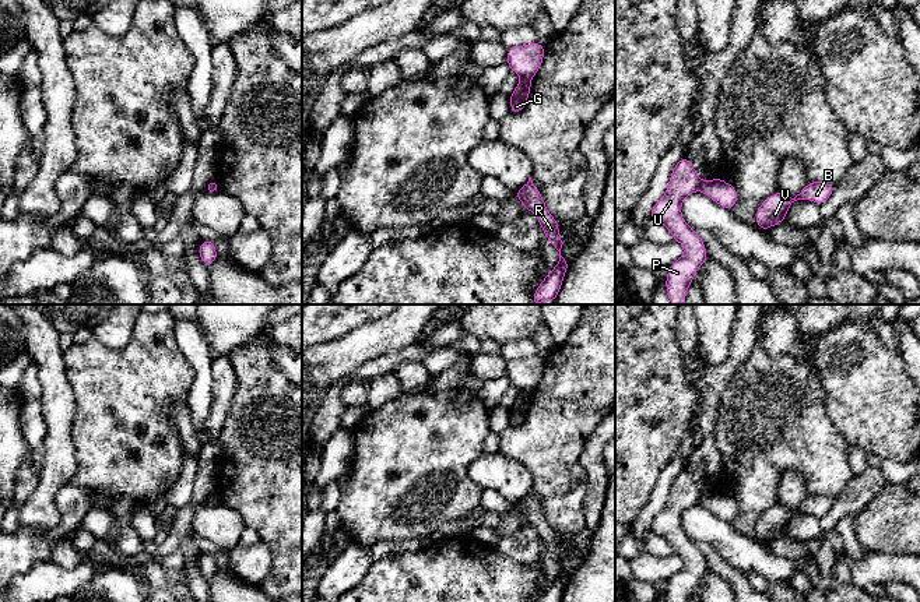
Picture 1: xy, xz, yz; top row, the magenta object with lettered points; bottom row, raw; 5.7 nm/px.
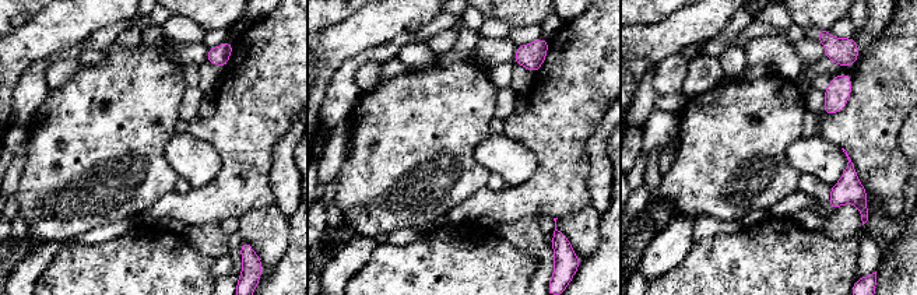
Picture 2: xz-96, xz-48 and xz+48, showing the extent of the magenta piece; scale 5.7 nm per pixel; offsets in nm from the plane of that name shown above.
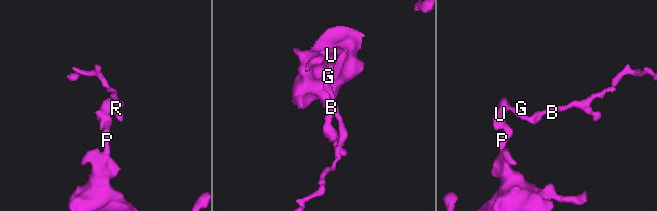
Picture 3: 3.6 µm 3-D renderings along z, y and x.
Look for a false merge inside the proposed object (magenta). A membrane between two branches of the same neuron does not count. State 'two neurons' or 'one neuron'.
two neurons

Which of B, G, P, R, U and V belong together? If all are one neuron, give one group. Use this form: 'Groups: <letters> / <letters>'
Groups: B G R V / P U

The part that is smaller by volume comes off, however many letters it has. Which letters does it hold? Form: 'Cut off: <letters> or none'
Cut off: B, G, R, V

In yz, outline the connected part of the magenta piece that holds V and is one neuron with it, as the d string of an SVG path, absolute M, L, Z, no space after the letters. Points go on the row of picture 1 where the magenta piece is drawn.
M810 182L794 198L776 191L768 197L756 211L756 226L768 230L786 219L787 210L797 200L811 200L824 204L833 193L833 184L825 182Z

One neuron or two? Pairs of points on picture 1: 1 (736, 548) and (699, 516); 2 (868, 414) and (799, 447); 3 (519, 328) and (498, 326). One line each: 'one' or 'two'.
1: one
2: two
3: one

